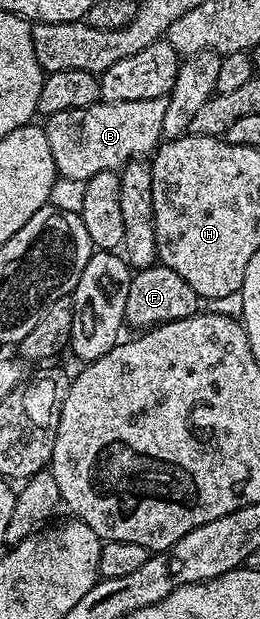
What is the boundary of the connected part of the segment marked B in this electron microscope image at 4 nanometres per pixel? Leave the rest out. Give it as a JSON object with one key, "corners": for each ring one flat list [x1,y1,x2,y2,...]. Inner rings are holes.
{"corners":[[166,99,99,101,49,116,44,130,52,149,55,172,64,178,88,180,101,171,121,168,135,157,149,156,163,142,166,105]]}

